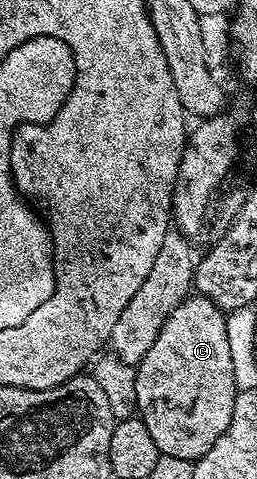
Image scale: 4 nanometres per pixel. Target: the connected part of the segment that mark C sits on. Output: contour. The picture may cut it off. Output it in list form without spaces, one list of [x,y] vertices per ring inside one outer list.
[[[190,295],[168,316],[156,341],[136,366],[137,416],[148,427],[159,454],[195,462],[208,452],[220,435],[224,435],[224,431],[228,431],[228,423],[232,423],[232,407],[239,392],[232,375],[226,313],[212,303],[212,299]]]

